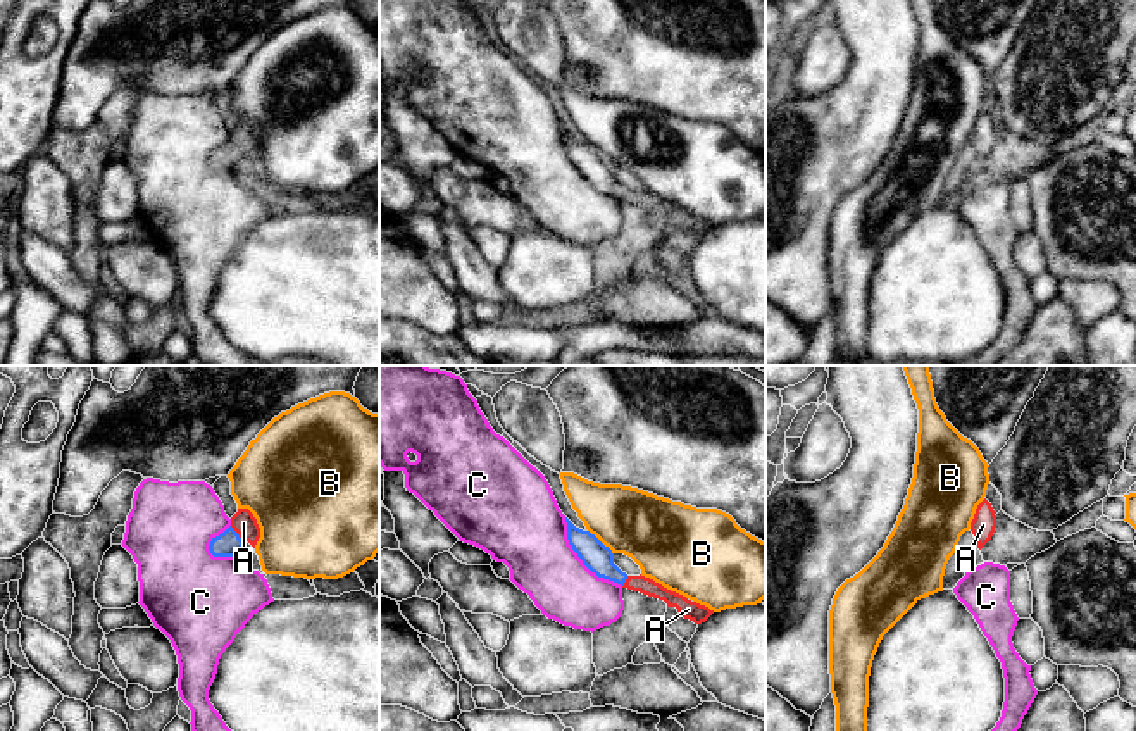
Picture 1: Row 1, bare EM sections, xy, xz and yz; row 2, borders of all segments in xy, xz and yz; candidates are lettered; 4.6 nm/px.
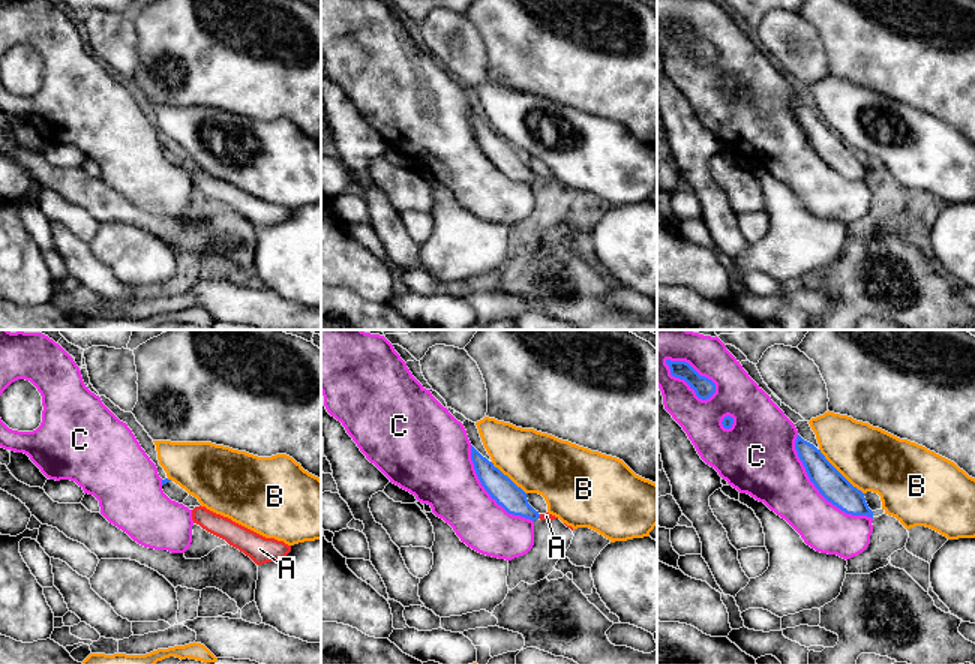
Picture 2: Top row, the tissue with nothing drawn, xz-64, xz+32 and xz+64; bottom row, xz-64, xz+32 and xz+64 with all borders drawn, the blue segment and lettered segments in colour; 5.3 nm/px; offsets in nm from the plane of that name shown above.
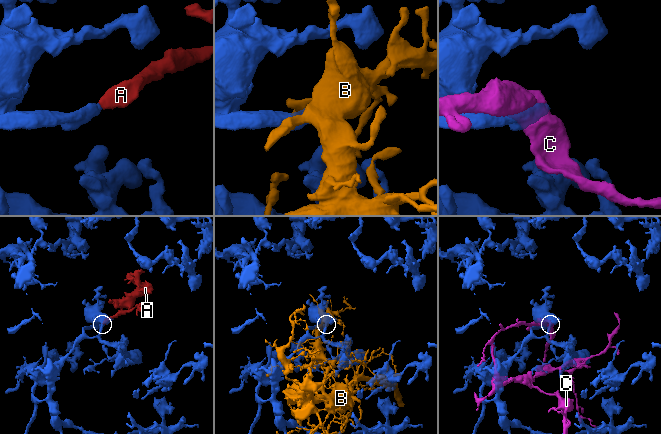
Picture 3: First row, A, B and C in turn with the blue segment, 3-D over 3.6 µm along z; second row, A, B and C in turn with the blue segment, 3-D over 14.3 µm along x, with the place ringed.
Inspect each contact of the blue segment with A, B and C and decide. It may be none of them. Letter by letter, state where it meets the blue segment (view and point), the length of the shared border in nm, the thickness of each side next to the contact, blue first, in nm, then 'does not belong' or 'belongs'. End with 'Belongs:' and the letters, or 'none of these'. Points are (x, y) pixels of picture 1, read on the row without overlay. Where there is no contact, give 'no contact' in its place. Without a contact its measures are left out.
A: meets blue in xy at (237, 147); contact 100 nm long; 120 nm thick on the blue side, 110 nm on the other; belongs
B: meets blue in xz at (600, 156); contact 170 nm long; 140 nm thick on the blue side, 320 nm on the other; does not belong
C: meets blue in xz at (580, 171); contact 420 nm long; 140 nm thick on the blue side, 340 nm on the other; does not belong
Belongs: A

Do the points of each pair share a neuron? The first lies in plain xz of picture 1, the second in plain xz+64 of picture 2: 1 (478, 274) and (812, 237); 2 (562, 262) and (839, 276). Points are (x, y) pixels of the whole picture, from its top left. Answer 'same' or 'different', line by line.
1: different
2: different

